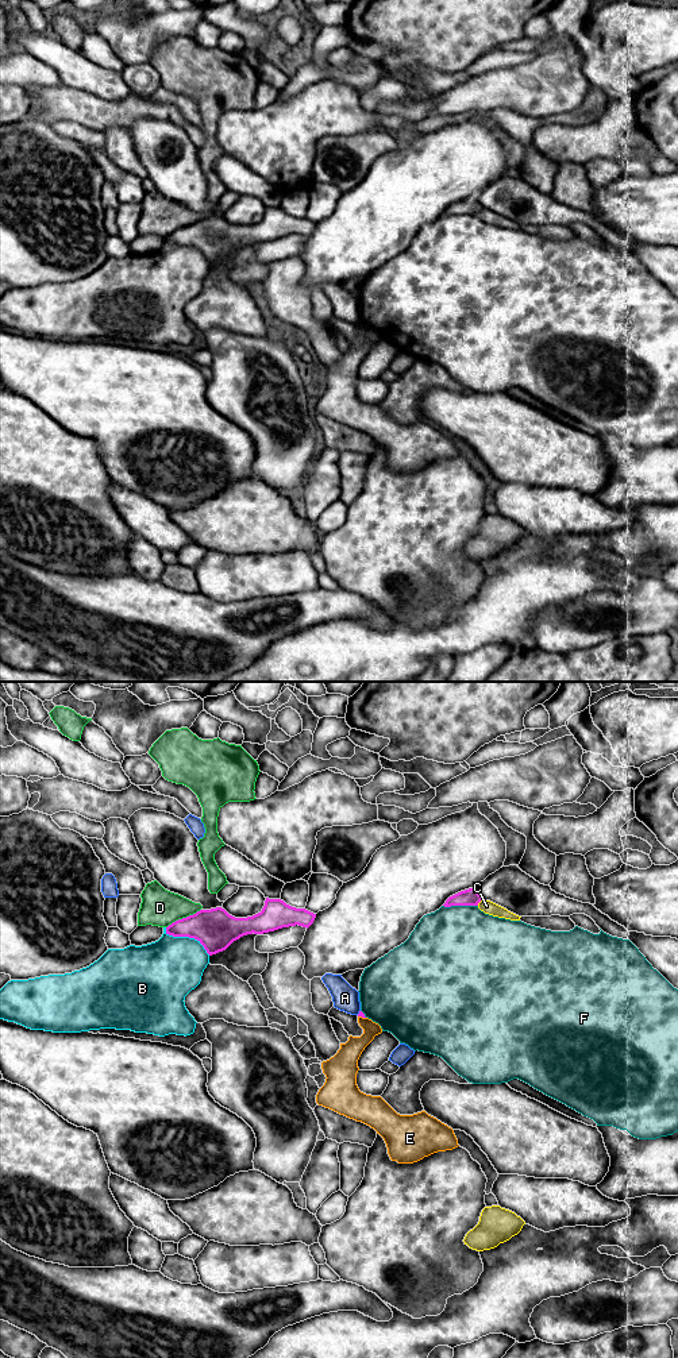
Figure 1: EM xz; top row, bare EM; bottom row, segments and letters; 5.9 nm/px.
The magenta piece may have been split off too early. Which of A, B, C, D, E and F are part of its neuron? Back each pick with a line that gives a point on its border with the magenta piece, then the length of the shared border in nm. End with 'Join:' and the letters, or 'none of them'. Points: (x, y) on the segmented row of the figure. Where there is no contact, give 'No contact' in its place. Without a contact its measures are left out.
Join: none of them

